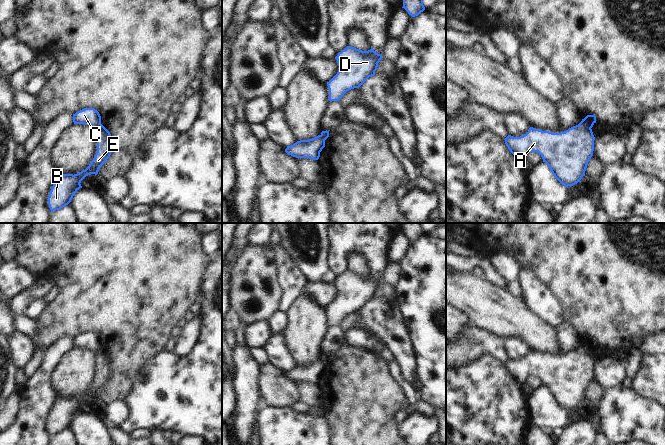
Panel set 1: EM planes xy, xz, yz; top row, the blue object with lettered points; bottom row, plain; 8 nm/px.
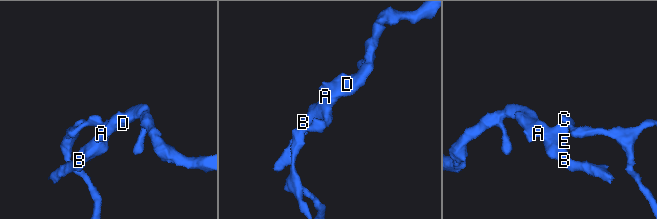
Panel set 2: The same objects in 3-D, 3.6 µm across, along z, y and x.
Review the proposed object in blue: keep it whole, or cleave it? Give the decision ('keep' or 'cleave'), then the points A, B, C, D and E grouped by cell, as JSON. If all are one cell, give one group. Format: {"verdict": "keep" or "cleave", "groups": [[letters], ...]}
{"verdict": "cleave", "groups": [["A", "B", "D", "E"], ["C"]]}

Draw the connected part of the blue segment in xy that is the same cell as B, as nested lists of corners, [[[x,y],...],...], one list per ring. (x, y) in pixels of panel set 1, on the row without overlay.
[[[100,348],[97,351],[97,376],[89,390],[77,398],[59,398],[48,421],[51,436],[68,429],[75,417],[82,412],[81,405],[90,398],[98,398],[99,393],[111,379],[111,358]]]

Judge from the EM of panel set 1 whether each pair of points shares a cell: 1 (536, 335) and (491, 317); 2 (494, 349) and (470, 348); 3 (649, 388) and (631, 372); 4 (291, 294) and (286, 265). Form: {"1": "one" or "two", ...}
{"1": "one", "2": "one", "3": "two", "4": "one"}

